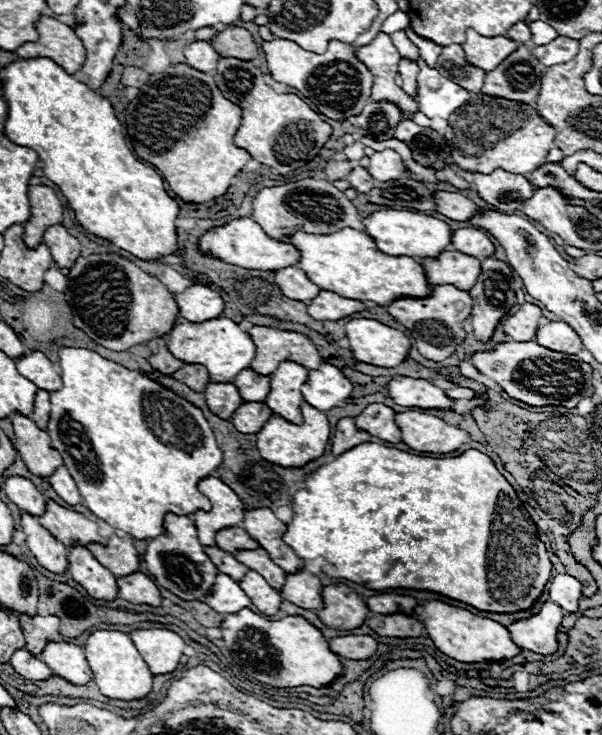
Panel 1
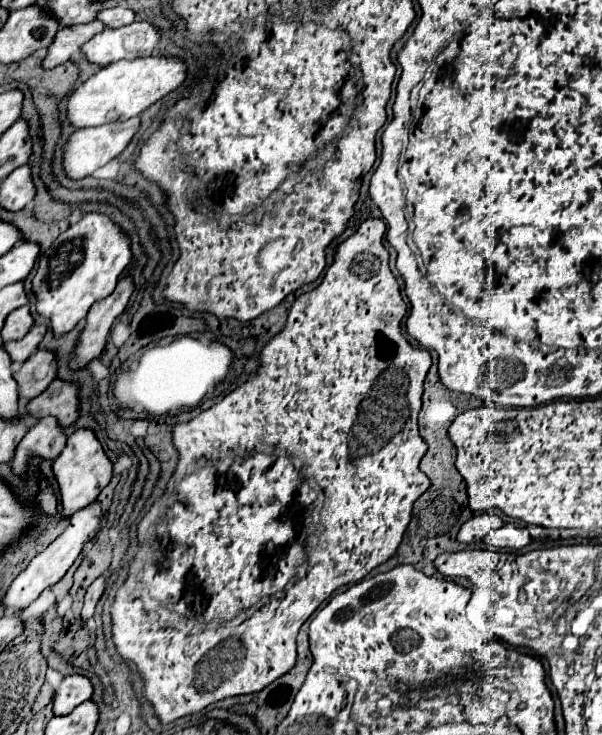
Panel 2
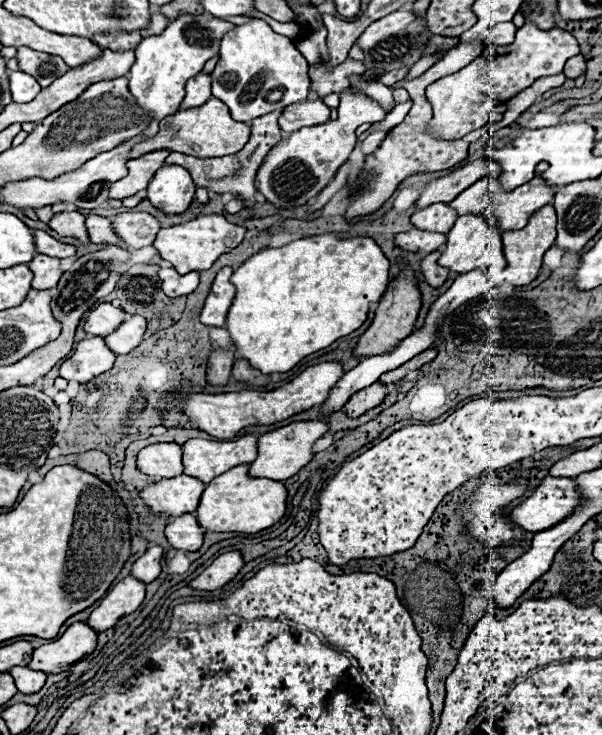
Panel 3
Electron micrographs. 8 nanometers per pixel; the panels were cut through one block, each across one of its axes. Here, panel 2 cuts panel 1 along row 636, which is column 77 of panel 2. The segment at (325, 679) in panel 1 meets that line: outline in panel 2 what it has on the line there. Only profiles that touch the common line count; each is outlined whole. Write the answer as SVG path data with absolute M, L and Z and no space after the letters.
M86 214L80 222L62 232L50 248L42 250L36 260L32 292L36 296L36 312L50 320L56 338L68 334L86 318L90 306L116 288L118 276L130 262L130 240L106 214Z

